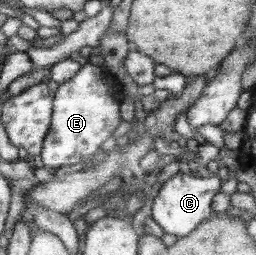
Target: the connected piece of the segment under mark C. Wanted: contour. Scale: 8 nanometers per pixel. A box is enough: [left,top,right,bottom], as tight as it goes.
[152,173,222,237]

